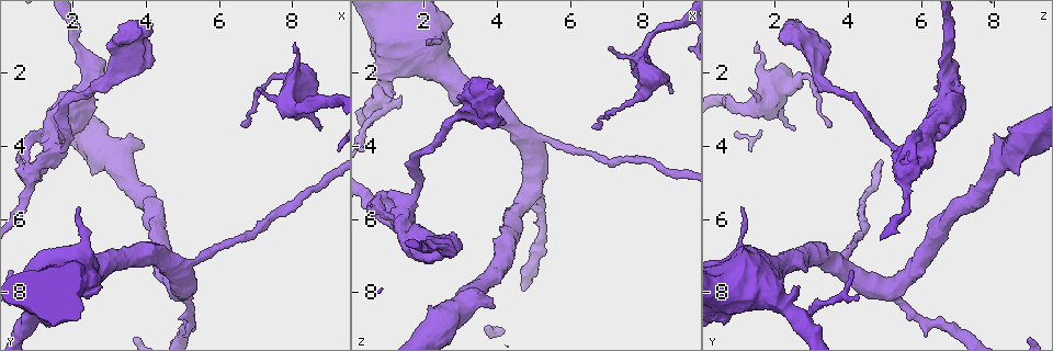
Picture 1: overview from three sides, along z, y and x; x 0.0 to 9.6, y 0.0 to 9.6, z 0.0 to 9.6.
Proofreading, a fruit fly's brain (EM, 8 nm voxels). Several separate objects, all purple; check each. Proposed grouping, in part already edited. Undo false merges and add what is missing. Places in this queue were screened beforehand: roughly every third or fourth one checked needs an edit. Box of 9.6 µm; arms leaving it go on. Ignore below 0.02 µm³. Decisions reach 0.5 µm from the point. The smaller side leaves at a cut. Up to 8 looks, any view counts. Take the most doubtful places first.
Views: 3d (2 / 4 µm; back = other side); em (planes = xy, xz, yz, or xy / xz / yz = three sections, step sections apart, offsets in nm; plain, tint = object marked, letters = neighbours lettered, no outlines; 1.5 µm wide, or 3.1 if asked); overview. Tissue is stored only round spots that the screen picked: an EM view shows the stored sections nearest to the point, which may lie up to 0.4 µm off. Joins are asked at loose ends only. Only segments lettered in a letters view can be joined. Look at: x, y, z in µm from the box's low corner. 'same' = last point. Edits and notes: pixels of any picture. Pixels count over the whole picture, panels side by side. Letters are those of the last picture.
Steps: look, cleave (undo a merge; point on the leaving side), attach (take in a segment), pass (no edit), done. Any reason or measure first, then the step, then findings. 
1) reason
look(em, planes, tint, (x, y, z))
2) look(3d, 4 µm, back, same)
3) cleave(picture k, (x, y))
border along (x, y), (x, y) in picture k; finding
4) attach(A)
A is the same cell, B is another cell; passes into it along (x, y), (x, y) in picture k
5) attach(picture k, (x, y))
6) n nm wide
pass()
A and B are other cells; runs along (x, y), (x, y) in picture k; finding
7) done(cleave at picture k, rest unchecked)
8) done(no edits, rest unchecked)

an open end
look(3d, 2 µm, (8.85, 3.50, 2.60))

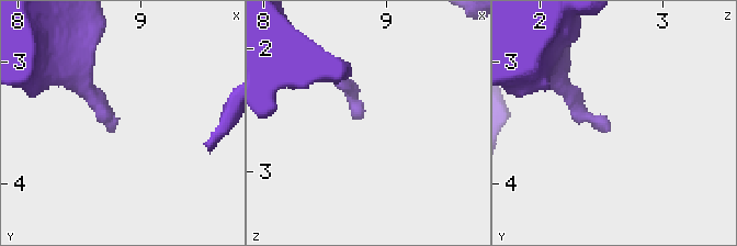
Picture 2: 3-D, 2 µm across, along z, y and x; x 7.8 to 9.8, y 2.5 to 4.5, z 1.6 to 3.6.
need the tissue
look(em, 3.1 µm, planes, letters, (8.80, 3.52, 2.56))

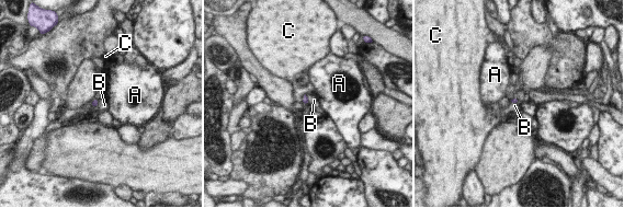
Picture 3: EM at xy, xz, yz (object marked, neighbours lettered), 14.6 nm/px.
pass()
A, B and C are other cells; border along (306, 96), (308, 100) in picture 3; none of them fits

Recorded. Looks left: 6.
thick end
look(em, 3.1 µm, xz, step 8, tint, (1.35, 3.10, 6.45))

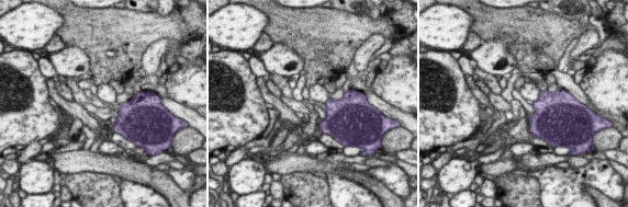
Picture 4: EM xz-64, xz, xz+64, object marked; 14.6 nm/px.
cut it another way
look(em, 3.1 µm, planes, letters, same)

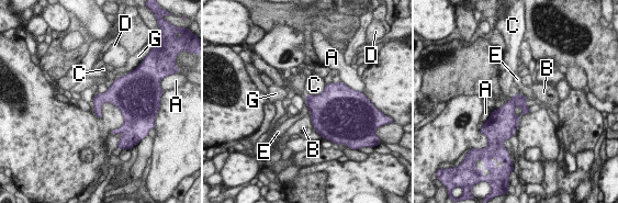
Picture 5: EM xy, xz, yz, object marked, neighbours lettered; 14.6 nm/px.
pass()
A, B, C, D, E and G are other cells; border along (326, 85), (319, 93), (306, 94) in picture 5; no lettered segment goes on from it

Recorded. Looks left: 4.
sudden change in width
look(3d, 2 µm, (3.10, 2.15, 3.25))

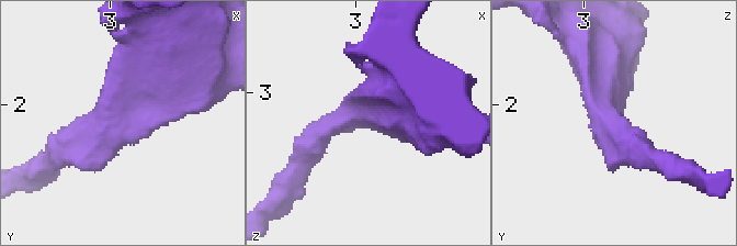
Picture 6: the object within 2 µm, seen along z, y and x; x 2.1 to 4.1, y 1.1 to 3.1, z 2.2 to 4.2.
arms of 200, 500 nm
look(em, xy, step 8, tint, (3.12, 2.10, 3.18))

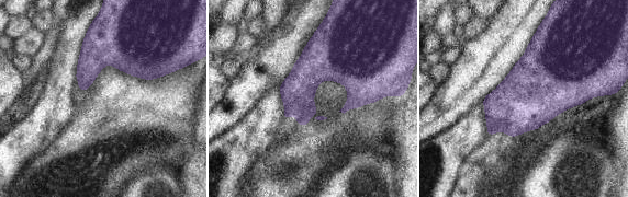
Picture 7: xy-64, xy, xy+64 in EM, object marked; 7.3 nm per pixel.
another direction
look(em, planes, letters, same)

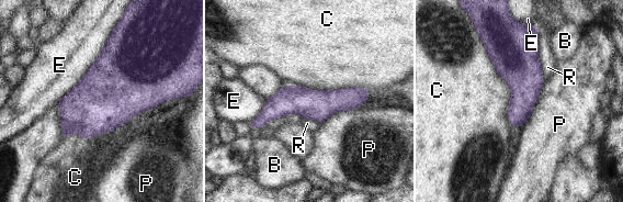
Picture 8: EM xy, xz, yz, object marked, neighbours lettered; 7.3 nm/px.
pass()
B, C, E, P and R are other cells; continuous, no second neuron

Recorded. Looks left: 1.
done(no edits, rest unchecked)

